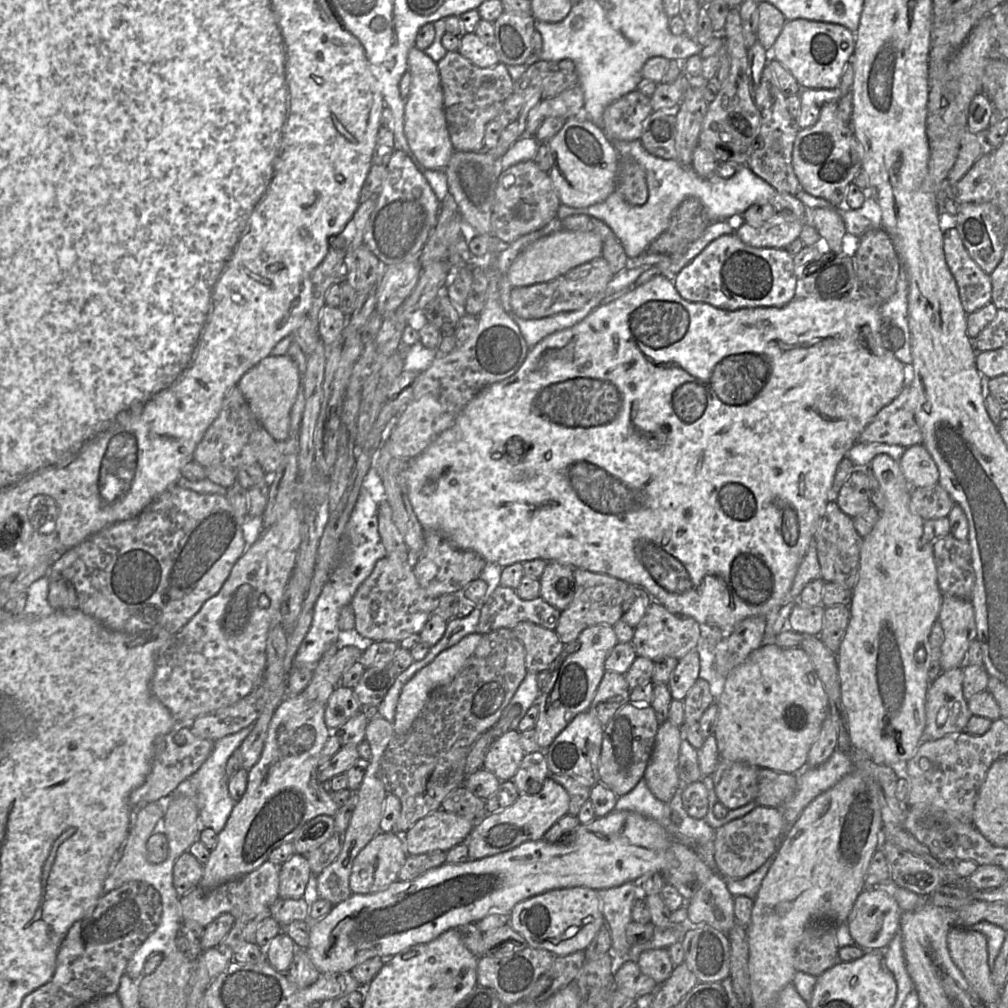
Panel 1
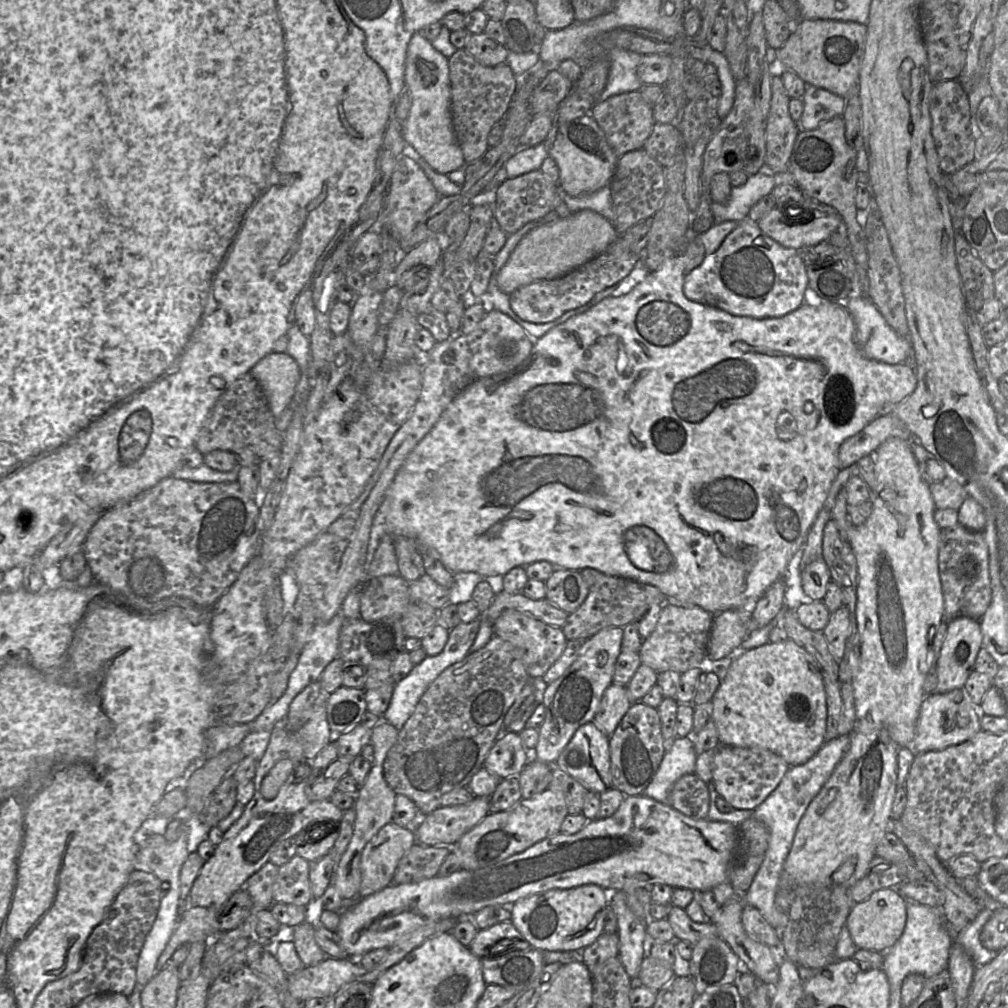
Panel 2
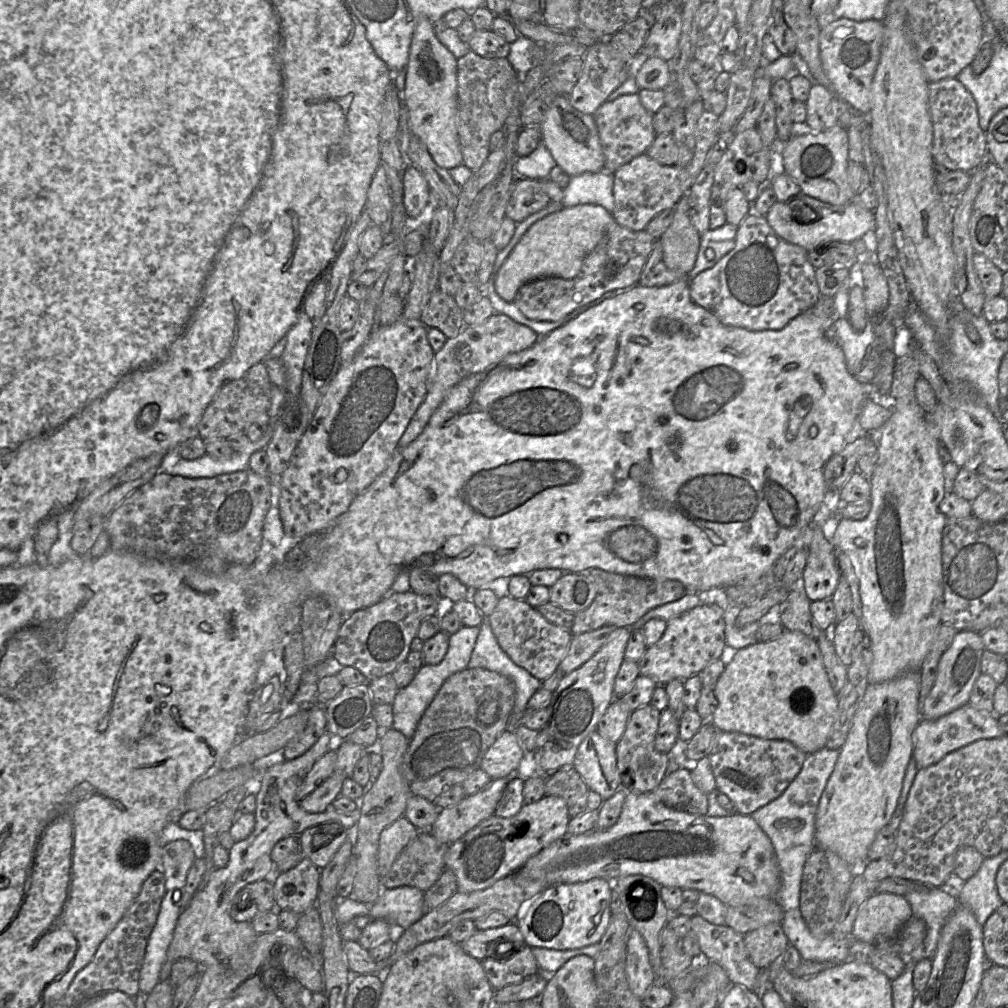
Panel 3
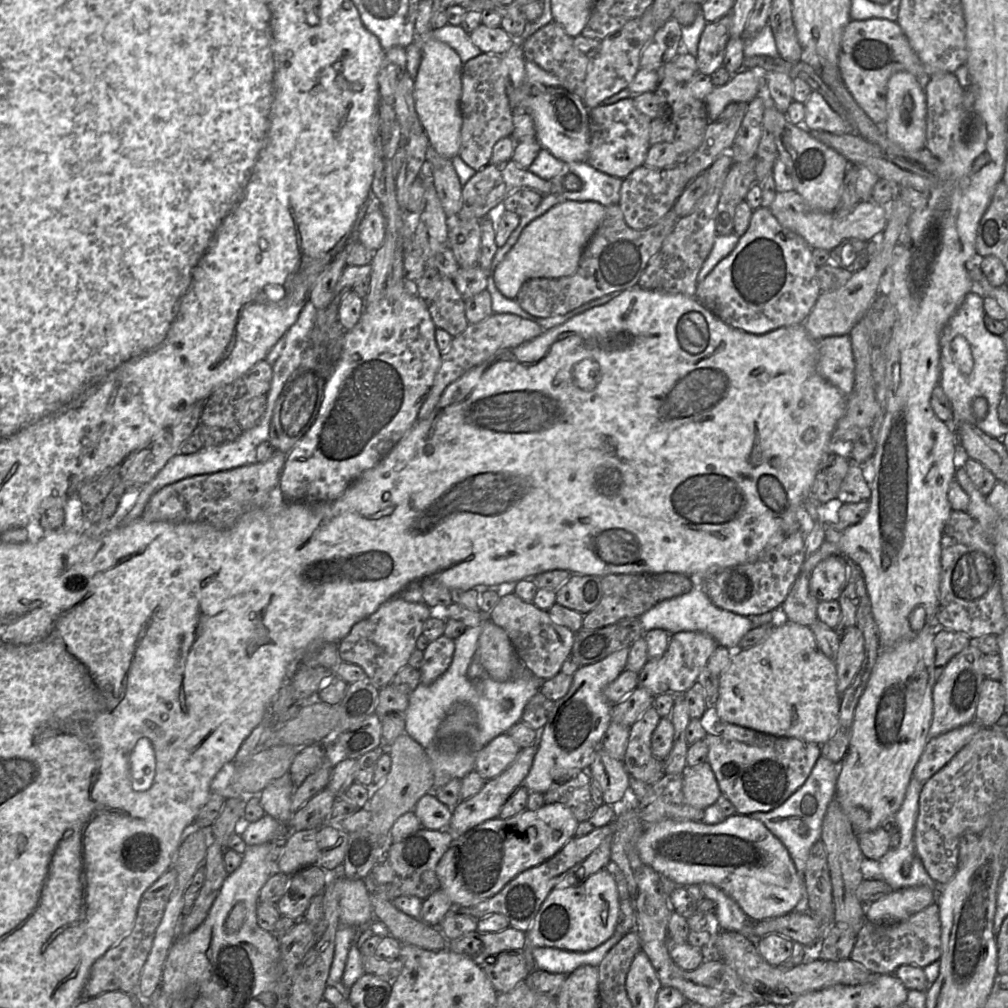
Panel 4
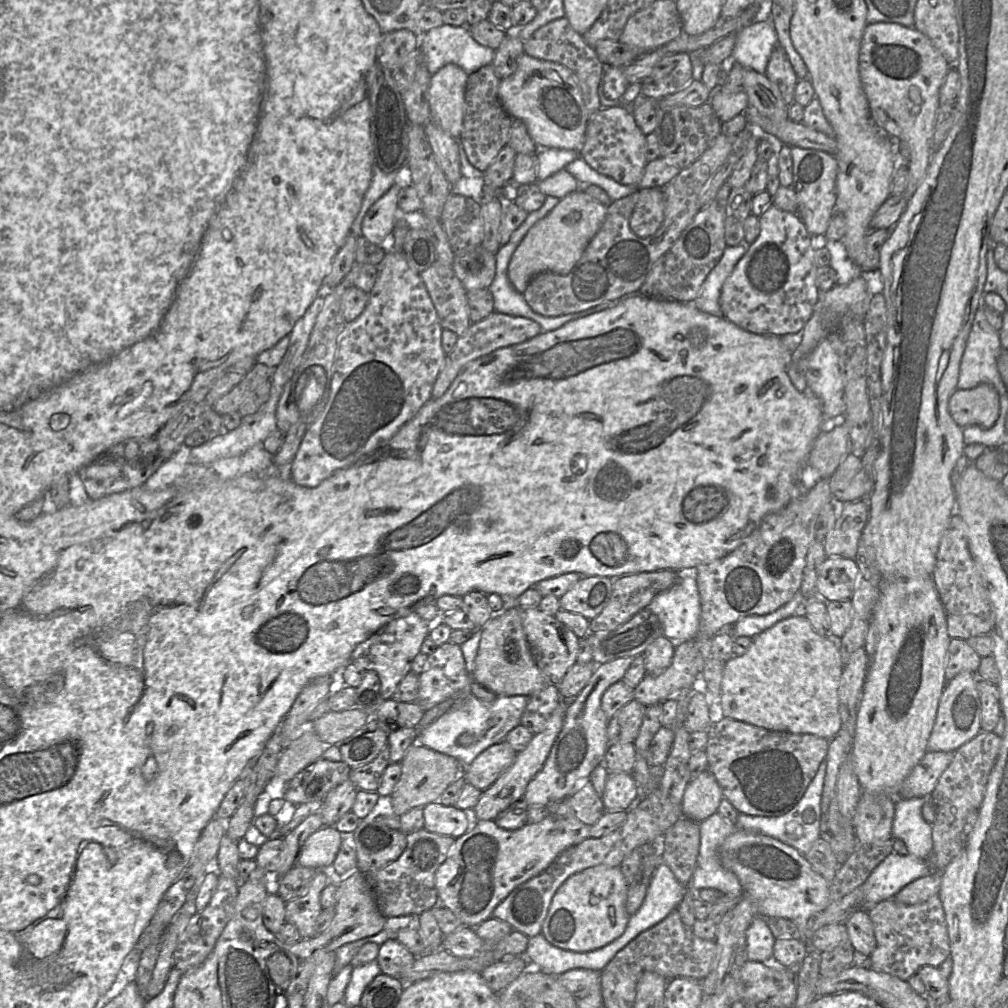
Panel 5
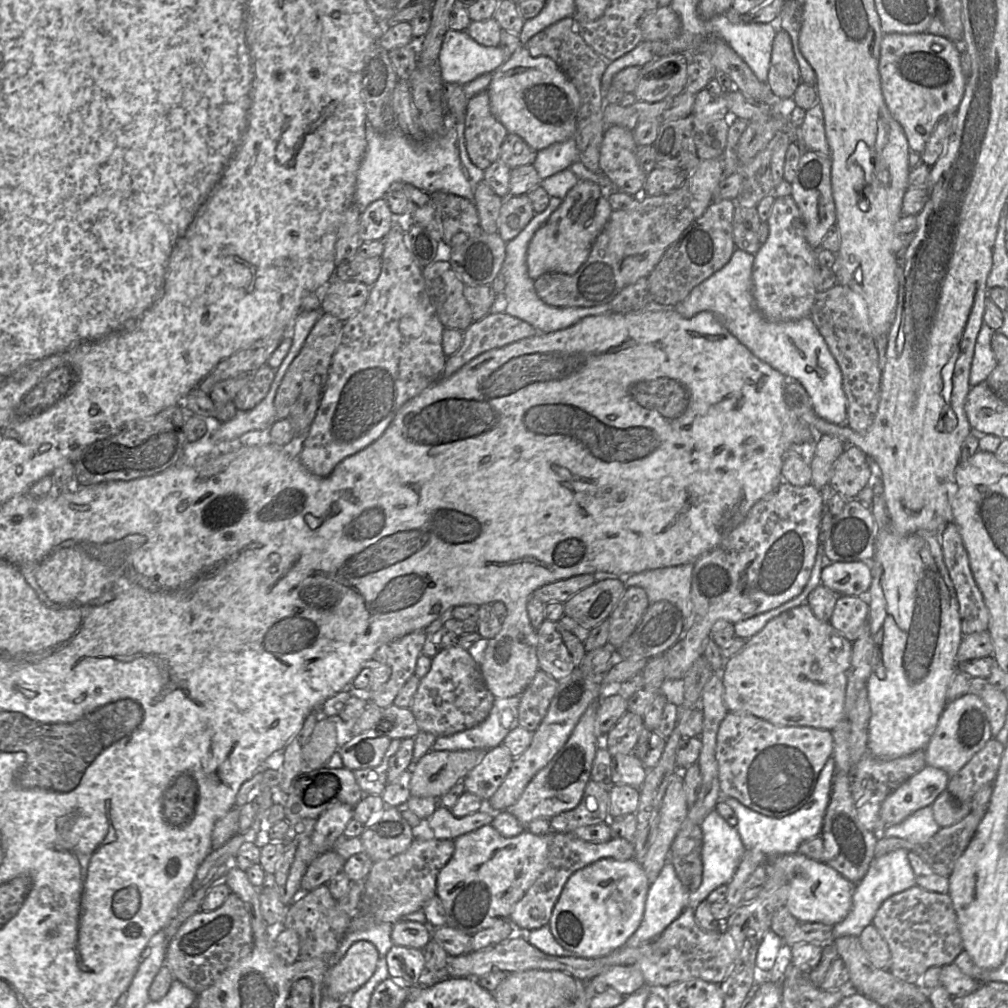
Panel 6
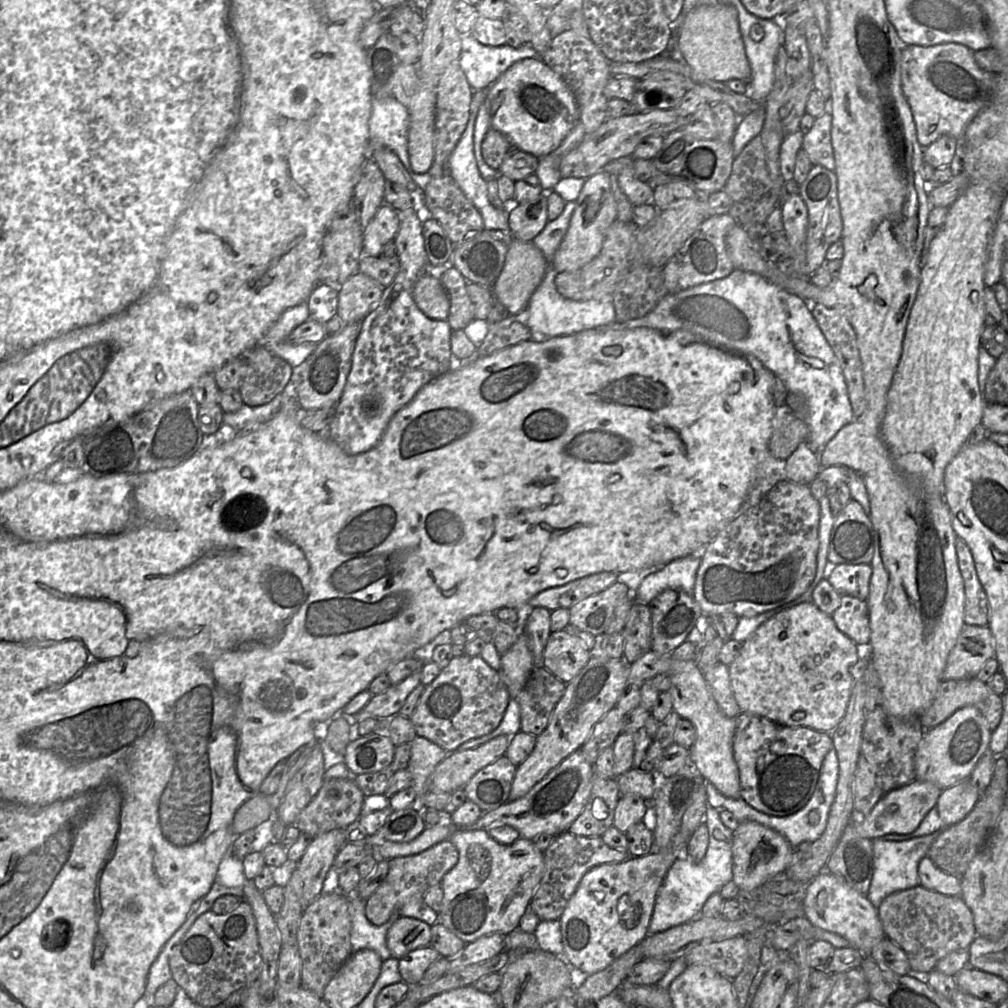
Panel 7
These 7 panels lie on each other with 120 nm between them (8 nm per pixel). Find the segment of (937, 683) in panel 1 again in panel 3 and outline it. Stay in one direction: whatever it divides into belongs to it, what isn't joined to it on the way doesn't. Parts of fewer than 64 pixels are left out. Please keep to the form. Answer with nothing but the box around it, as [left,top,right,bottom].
[912,703,1007,769]

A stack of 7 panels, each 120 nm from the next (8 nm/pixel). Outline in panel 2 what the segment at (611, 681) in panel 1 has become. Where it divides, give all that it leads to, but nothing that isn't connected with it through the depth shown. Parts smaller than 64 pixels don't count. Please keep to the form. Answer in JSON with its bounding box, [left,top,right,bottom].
[593,682,633,737]

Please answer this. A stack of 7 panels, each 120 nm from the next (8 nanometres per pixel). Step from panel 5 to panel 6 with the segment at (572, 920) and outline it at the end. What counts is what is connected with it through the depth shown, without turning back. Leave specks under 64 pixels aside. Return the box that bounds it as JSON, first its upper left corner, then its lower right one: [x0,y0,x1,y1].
[548,859,650,958]

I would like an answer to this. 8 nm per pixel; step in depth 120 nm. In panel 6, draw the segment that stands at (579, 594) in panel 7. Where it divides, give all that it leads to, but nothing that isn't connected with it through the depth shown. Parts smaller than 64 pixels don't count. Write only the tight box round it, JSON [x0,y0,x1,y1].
[533,574,596,604]

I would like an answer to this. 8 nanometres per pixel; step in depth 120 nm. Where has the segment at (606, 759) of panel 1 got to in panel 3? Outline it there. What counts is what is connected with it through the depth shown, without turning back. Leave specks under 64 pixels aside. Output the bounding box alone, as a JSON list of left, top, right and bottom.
[615,704,670,793]

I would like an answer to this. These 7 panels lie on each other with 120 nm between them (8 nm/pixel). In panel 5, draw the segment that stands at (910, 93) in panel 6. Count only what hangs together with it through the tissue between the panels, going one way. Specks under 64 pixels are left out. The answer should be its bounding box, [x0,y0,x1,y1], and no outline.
[859,22,951,200]

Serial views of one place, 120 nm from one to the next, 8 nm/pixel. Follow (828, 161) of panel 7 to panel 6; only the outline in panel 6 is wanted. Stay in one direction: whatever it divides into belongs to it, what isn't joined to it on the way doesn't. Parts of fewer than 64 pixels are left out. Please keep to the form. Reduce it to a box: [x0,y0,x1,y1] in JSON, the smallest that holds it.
[793,103,831,158]

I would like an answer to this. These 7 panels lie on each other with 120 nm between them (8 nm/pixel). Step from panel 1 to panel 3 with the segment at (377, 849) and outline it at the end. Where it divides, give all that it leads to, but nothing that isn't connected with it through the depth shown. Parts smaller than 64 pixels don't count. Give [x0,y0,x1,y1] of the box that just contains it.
[377,815,419,879]

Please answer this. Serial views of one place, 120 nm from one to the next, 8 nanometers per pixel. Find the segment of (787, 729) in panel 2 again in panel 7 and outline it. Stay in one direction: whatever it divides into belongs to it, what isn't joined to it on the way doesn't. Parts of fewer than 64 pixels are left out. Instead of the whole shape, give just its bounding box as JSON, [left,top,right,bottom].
[728,601,863,733]

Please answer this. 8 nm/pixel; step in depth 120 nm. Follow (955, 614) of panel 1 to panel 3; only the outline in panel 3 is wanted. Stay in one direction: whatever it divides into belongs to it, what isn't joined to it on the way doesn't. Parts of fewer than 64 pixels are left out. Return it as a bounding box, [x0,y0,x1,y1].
[922,630,984,719]

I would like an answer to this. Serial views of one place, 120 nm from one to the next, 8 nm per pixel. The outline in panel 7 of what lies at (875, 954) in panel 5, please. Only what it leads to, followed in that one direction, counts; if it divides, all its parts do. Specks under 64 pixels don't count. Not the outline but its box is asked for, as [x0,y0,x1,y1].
[878,885,977,977]

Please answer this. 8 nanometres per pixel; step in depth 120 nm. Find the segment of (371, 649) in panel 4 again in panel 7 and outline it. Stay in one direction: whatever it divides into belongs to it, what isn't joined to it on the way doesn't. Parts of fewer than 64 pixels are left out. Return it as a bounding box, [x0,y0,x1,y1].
[356,671,421,723]

